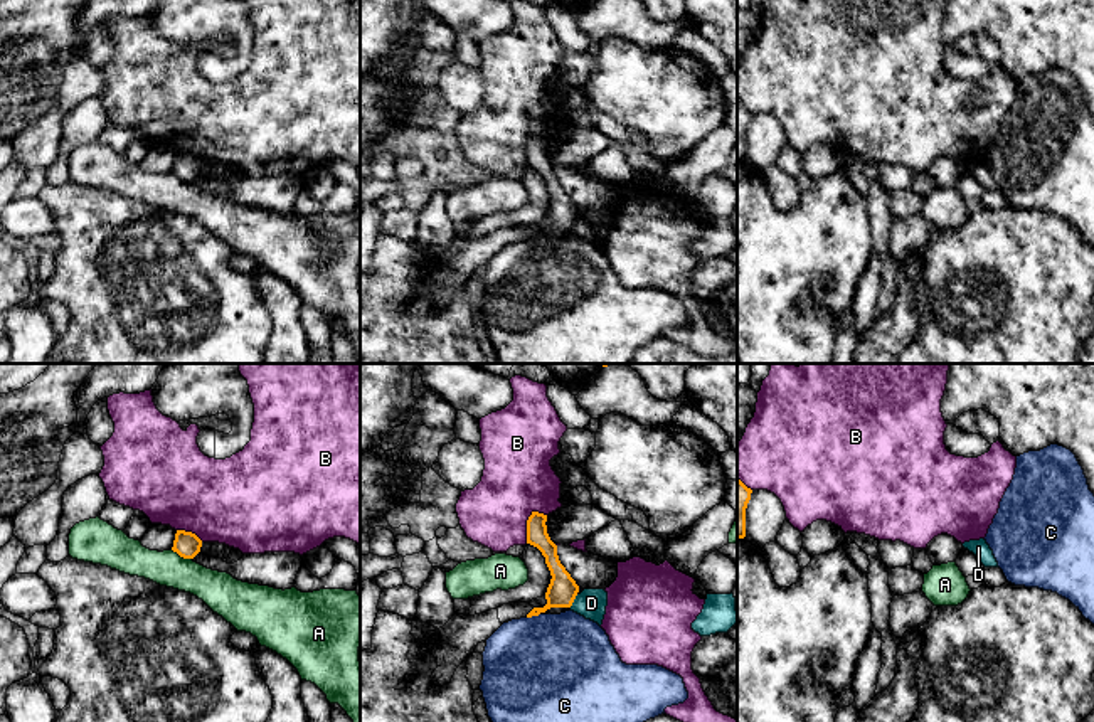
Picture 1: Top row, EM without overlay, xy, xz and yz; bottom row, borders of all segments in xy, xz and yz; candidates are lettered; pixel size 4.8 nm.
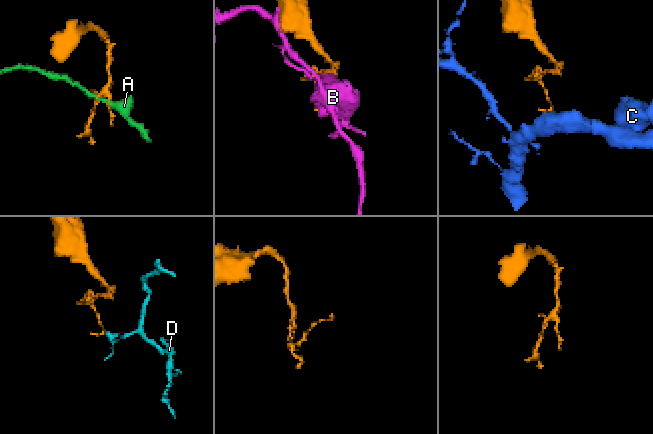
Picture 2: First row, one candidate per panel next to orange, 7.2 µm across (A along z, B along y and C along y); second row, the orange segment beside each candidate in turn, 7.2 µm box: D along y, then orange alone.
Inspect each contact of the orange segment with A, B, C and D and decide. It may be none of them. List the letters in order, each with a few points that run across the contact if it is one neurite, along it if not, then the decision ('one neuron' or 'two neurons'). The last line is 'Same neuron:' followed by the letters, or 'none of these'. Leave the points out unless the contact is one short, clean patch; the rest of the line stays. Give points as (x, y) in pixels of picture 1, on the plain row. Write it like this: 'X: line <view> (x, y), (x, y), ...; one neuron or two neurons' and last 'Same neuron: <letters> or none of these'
A: two neurons
B: two neurons
C: line xz (539, 236), (527, 241); two neurons
D: line xz (578, 217), (569, 229); two neurons
Same neuron: none of these

